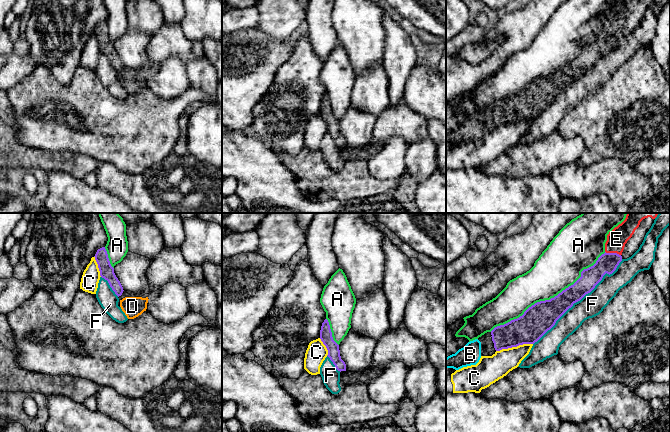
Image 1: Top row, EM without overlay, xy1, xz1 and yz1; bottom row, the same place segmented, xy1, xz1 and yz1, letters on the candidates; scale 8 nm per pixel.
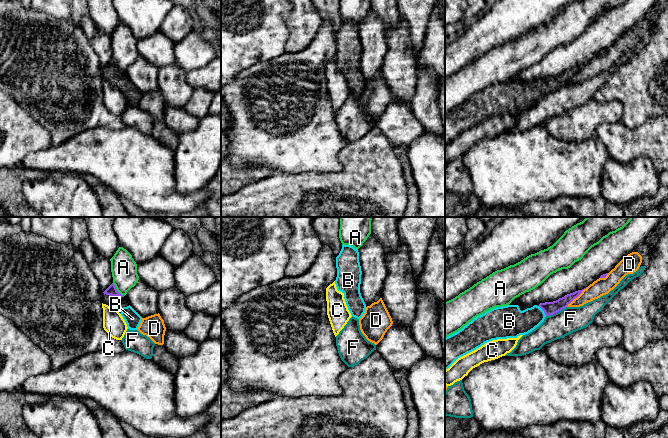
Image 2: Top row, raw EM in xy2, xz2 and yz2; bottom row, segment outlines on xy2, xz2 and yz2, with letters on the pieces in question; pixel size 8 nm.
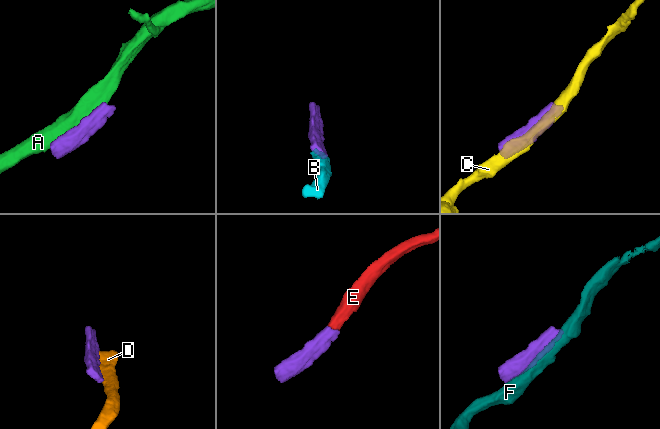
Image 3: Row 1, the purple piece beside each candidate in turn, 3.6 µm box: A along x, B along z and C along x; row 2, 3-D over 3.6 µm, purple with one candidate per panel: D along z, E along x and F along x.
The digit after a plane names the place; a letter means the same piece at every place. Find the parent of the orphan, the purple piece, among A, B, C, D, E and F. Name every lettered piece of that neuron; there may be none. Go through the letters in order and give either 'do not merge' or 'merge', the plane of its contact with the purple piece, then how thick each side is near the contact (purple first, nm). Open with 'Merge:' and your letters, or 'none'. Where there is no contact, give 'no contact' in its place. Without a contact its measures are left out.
Merge: B, E
A: do not merge | yz1 | 240/340 nm
B: merge | yz2 | 110/220 nm
C: do not merge | yz1 | 240/200 nm
D: do not merge | yz2 | 110/140 nm
E: merge | yz1 | 160/160 nm
F: do not merge | yz1 | 180/190 nm

